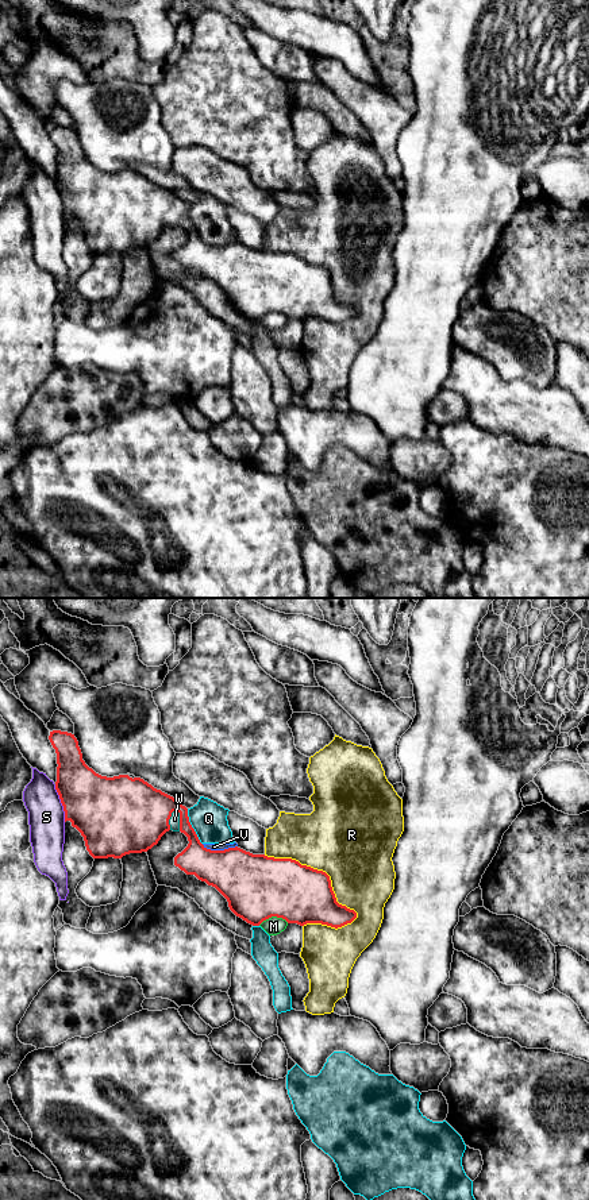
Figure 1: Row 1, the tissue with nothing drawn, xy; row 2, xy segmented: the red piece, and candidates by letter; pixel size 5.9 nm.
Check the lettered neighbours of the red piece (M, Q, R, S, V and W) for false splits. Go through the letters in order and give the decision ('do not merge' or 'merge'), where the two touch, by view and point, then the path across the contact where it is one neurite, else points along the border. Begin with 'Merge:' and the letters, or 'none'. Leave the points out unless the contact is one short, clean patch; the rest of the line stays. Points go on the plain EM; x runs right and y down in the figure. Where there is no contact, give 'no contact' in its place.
Merge: W
M: do not merge; contact xy (273, 311)
Q: do not merge; contact xy (191, 222)
R: do not merge; contact xy (320, 266)
S: do not merge; contact xy (61, 197)
V: do not merge; contact xy (219, 246); border xy (201, 239), (211, 244), (227, 244), (237, 240)
W: merge; contact xy (180, 215); way xy (138, 211), (177, 207), (180, 215), (174, 215)

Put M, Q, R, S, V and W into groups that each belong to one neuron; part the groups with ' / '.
M / Q V / R / S / W

